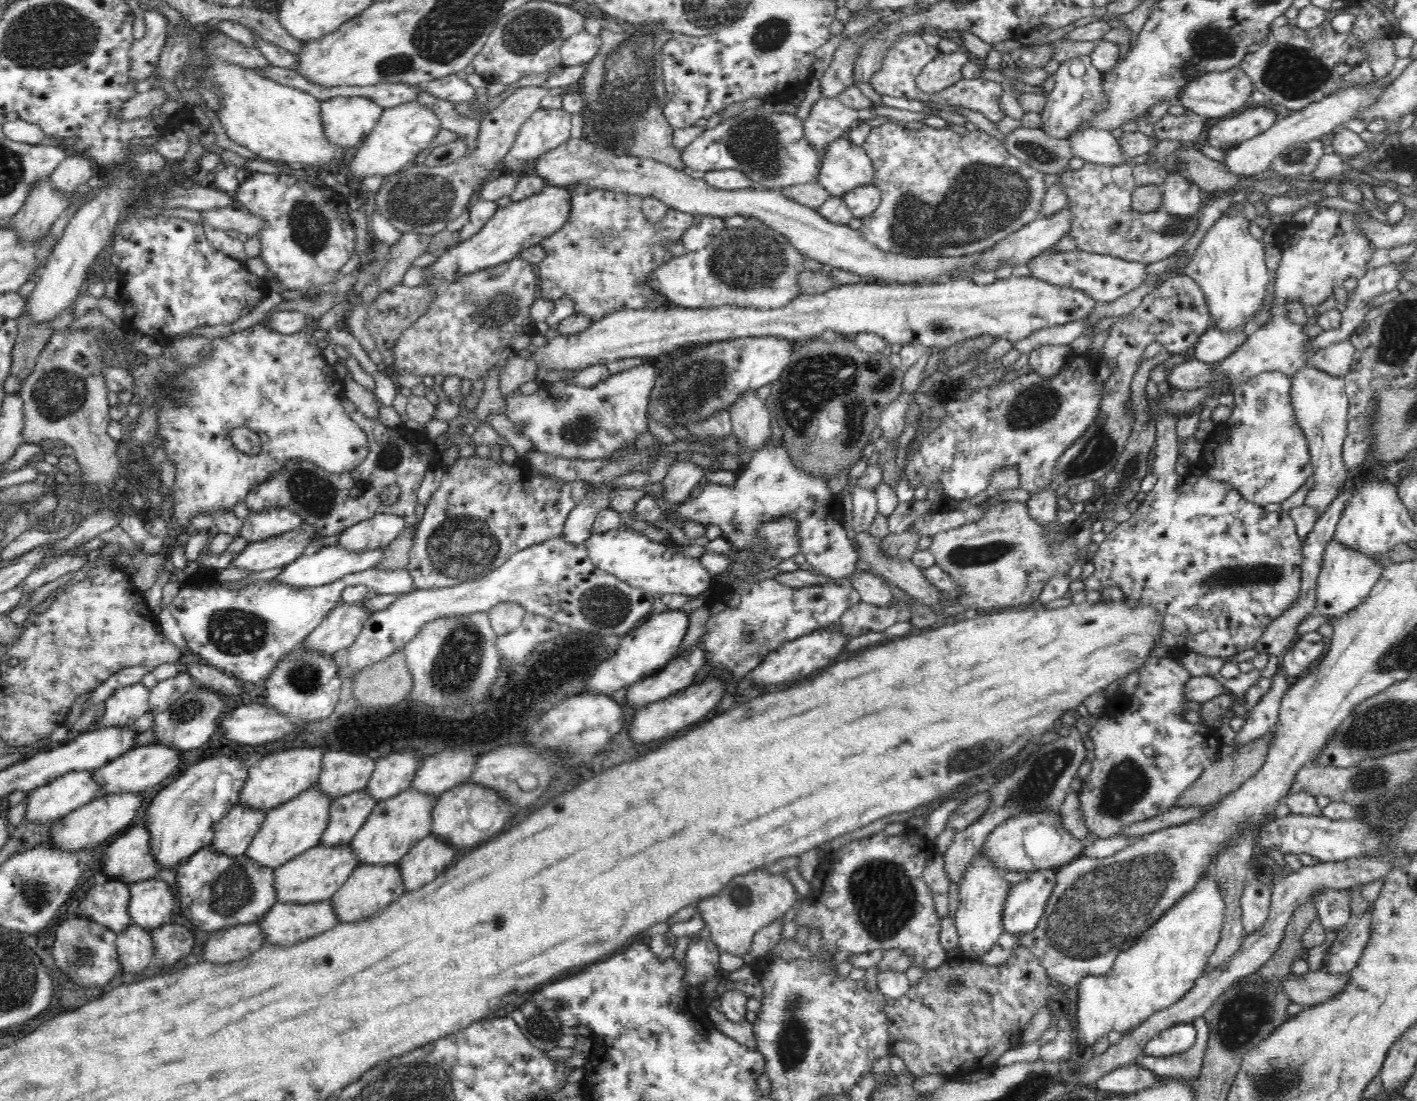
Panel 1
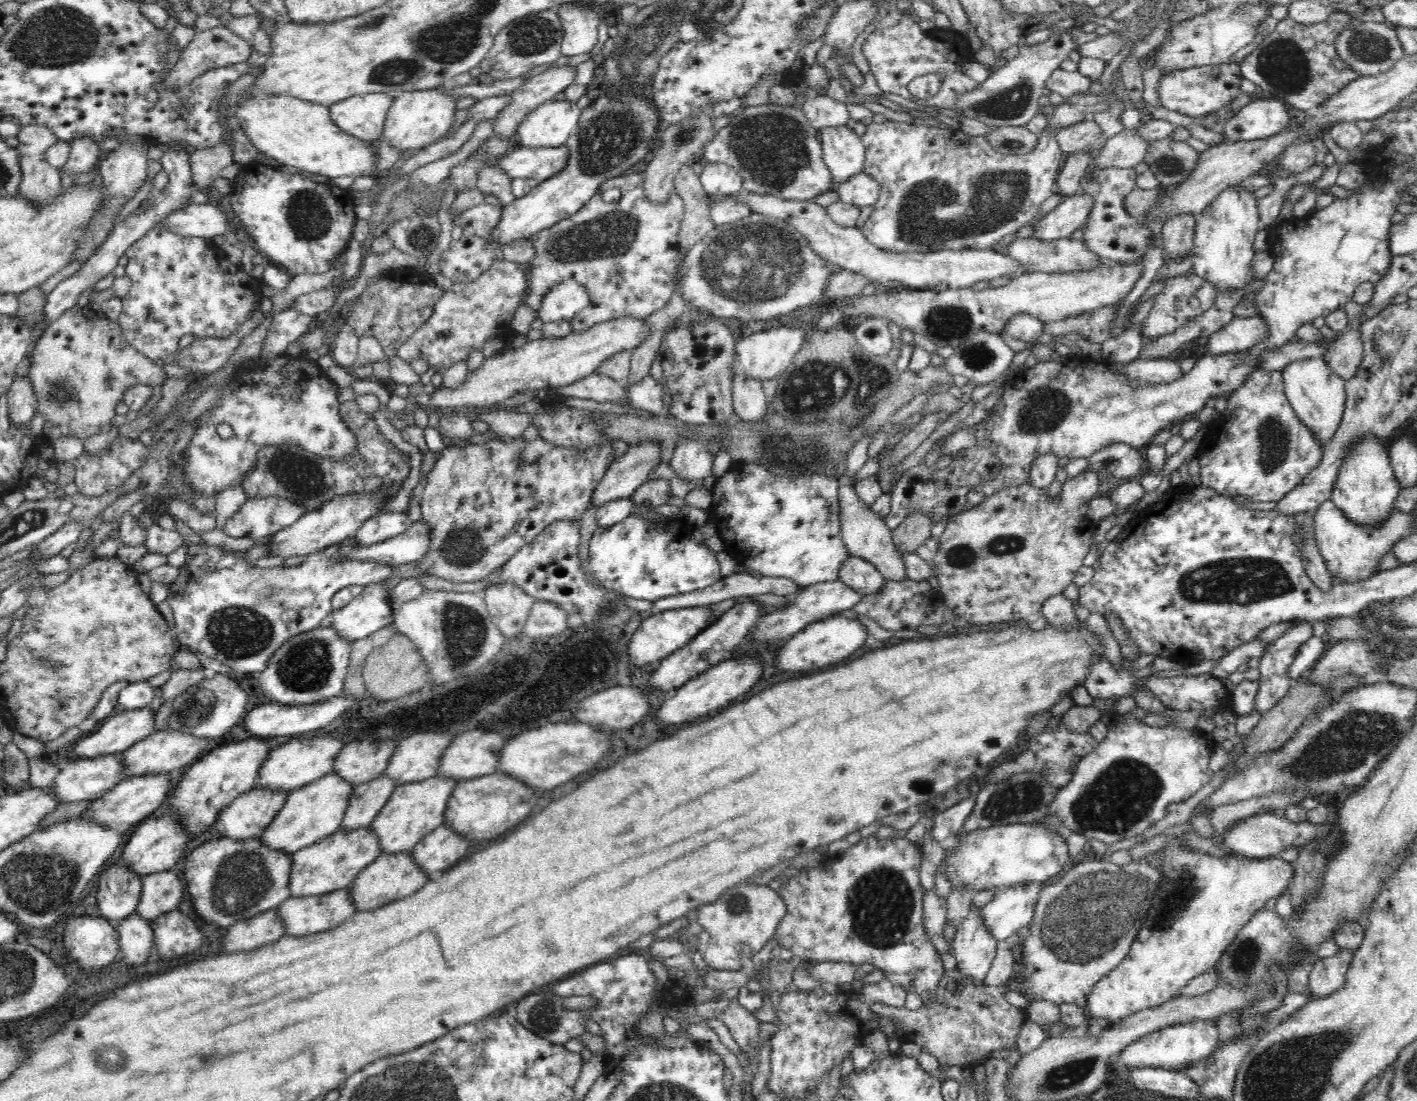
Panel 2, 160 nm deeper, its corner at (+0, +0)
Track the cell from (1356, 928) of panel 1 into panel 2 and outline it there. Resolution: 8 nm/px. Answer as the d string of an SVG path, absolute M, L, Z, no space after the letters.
M1341 949L1341 952L1338 955L1331 956L1331 958L1318 959L1317 962L1314 963L1312 972L1310 972L1309 975L1308 988L1309 992L1312 993L1309 1001L1334 995L1334 992L1336 992L1338 988L1342 988L1346 983L1348 968L1350 968L1352 960L1354 960L1354 953L1348 953L1348 951L1344 949Z

